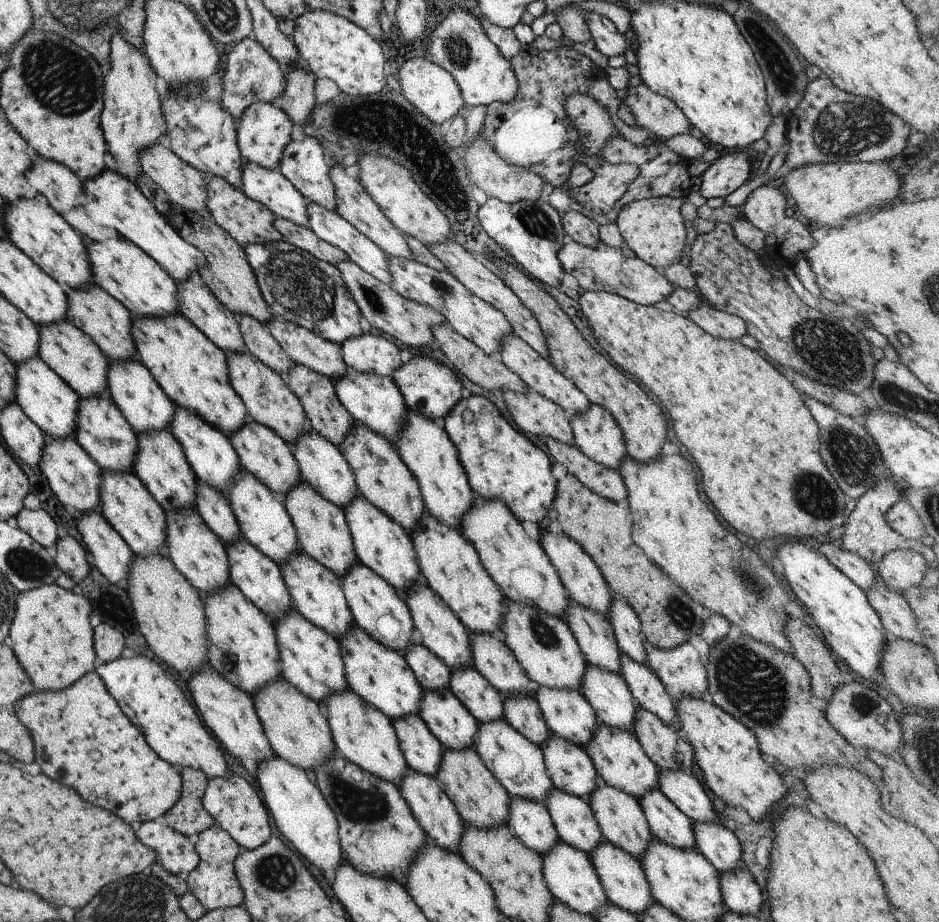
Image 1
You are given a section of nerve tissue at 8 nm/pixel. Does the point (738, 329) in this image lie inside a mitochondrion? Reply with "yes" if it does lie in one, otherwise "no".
no

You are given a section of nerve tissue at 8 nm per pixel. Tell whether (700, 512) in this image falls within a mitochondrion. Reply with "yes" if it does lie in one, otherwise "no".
no

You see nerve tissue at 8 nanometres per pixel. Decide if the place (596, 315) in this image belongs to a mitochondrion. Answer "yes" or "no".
no

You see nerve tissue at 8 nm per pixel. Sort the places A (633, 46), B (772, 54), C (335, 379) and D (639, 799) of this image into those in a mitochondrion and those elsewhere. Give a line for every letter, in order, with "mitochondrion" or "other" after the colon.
A: other
B: mitochondrion
C: other
D: other

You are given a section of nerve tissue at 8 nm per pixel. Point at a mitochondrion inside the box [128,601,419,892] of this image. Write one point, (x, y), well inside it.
(358, 804)

